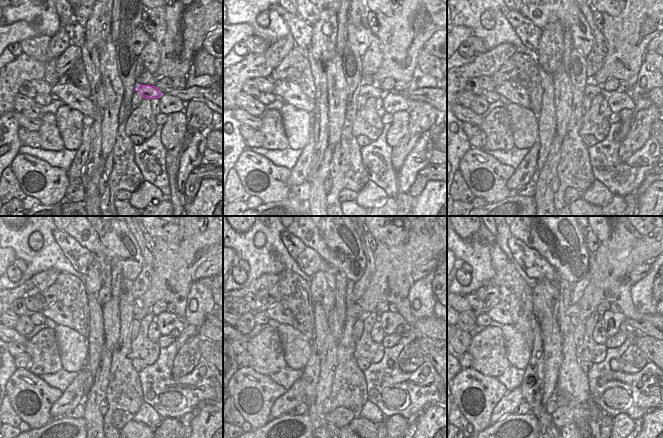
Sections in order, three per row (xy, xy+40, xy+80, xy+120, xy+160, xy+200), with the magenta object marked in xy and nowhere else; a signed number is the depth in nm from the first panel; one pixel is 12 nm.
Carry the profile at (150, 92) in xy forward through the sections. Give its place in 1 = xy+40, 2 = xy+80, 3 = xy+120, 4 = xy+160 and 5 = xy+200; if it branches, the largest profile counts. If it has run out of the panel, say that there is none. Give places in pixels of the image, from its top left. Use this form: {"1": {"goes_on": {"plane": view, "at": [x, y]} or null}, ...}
{"1": {"goes_on": {"plane": "xy+40", "at": [369, 90]}}, "2": {"goes_on": {"plane": "xy+80", "at": [591, 90]}}, "3": {"goes_on": {"plane": "xy+120", "at": [138, 314]}}, "4": {"goes_on": {"plane": "xy+160", "at": [355, 310]}}, "5": {"goes_on": {"plane": "xy+200", "at": [574, 310]}}}

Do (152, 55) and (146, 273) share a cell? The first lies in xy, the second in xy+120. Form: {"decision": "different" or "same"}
{"decision": "same"}

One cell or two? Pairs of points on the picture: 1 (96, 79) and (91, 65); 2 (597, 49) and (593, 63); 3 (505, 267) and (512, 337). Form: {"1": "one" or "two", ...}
{"1": "one", "2": "one", "3": "two"}

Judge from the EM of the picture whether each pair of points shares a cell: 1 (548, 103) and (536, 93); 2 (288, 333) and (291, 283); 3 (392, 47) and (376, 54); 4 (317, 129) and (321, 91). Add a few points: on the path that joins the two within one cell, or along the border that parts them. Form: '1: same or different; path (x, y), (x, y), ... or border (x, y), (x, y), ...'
1: different; border (538, 74), (541, 88), (541, 107), (537, 115)
2: different; border (291, 326), (296, 328), (309, 341)
3: different; border (376, 35), (381, 43), (382, 63), (374, 73)
4: same; path (320, 120), (321, 100)

